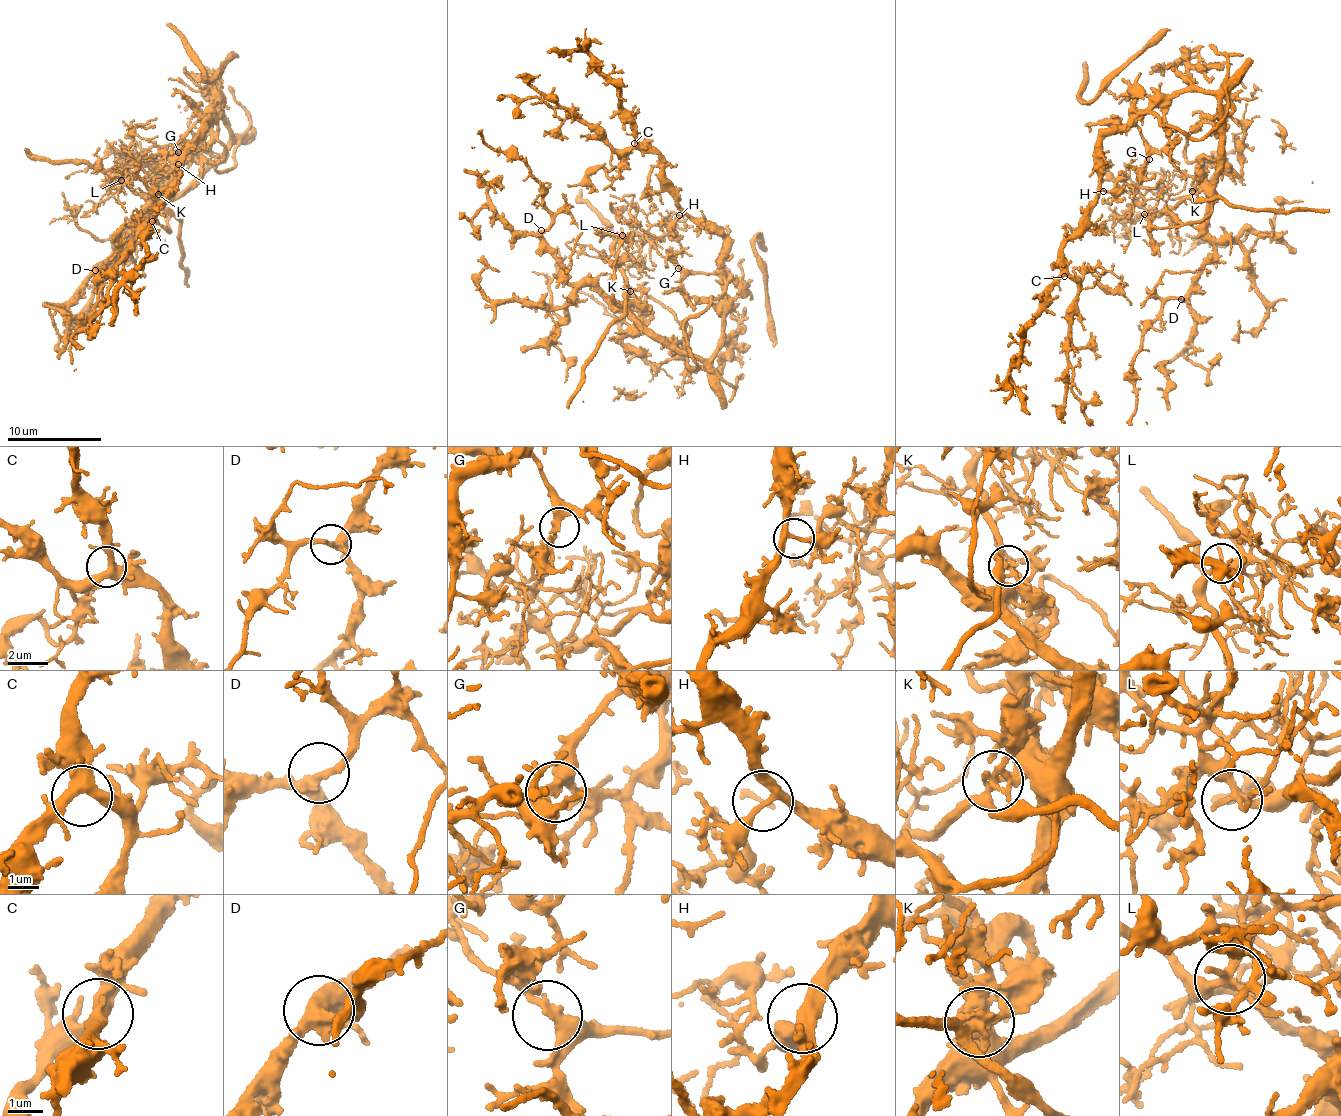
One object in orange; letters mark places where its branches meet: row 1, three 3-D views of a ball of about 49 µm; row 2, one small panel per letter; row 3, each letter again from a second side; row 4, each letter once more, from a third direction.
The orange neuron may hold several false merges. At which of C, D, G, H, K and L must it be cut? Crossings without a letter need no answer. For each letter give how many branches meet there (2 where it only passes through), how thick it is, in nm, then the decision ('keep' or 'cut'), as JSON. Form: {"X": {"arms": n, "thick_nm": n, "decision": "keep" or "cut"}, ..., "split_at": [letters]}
{"C": {"arms": 4, "thick_nm": 360, "decision": "keep"}, "D": {"arms": 3, "thick_nm": 340, "decision": "keep"}, "G": {"arms": 2, "thick_nm": 340, "decision": "cut"}, "H": {"arms": 3, "thick_nm": 280, "decision": "keep"}, "K": {"arms": 4, "thick_nm": 240, "decision": "cut"}, "L": {"arms": 4, "thick_nm": 220, "decision": "keep"}, "split_at": ["G", "K"]}

